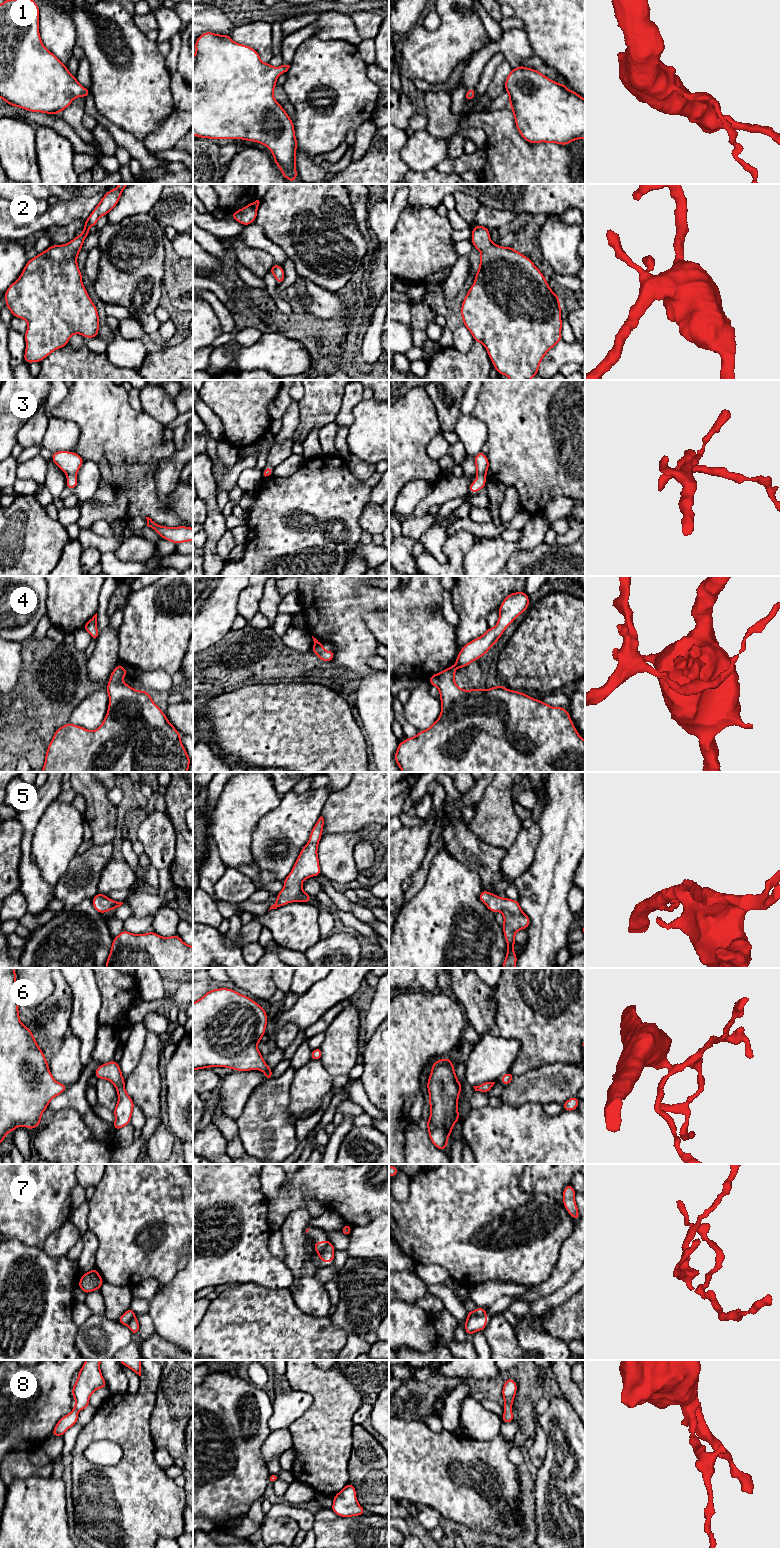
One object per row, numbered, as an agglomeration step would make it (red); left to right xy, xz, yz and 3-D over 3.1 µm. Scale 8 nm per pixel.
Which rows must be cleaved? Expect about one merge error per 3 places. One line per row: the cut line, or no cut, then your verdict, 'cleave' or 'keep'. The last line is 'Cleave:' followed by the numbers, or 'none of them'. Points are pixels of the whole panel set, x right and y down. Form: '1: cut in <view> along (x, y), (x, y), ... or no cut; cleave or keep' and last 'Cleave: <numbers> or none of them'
1: no cut; keep
2: no cut; keep
3: no cut; keep
4: cut in yz along (455, 665), (456, 667); cleave
5: no cut; keep
6: no cut; keep
7: cut in yz along (485, 1314), (471, 1316), (466, 1321); cleave
8: no cut; keep
Cleave: 4, 7

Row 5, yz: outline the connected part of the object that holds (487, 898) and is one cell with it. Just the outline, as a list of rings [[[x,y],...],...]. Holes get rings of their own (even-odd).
[[[484,890],[481,891],[479,899],[490,911],[494,913],[499,911],[503,914],[502,928],[507,943],[507,954],[502,968],[515,968],[517,962],[517,956],[514,952],[515,933],[528,928],[530,925],[529,917],[522,911],[518,900],[501,898]]]

